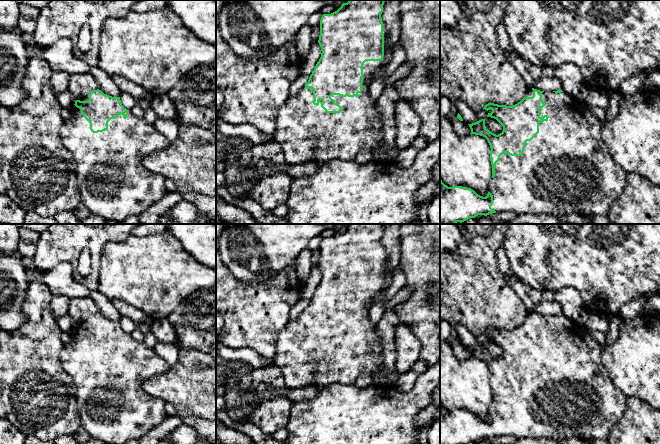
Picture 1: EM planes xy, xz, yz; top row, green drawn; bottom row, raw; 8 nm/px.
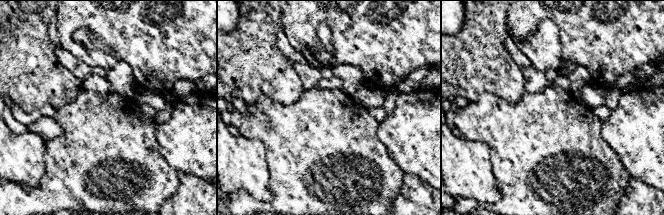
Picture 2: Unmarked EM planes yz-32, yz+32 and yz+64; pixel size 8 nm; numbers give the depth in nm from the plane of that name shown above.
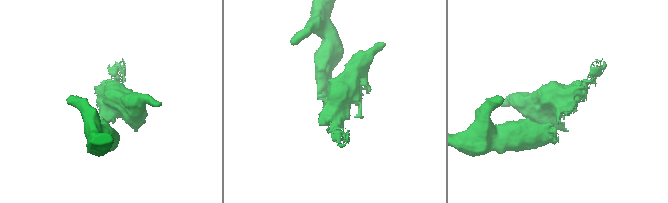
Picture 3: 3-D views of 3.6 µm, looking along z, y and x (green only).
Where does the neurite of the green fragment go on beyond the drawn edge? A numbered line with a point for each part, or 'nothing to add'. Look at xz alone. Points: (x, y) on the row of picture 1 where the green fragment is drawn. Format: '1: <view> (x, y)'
1: xz (307, 133)

